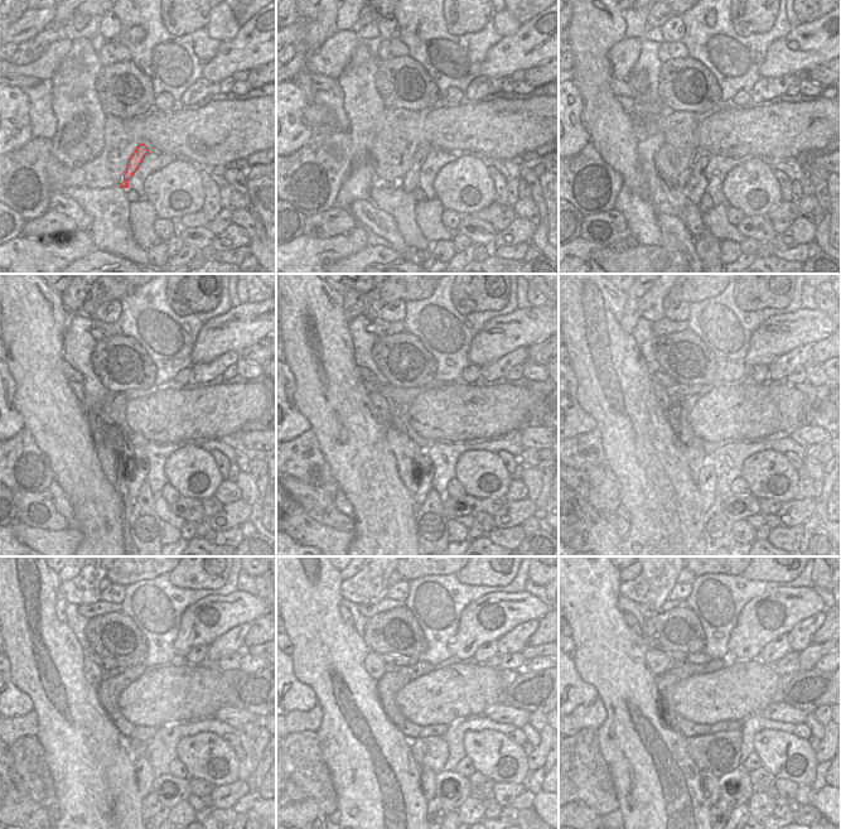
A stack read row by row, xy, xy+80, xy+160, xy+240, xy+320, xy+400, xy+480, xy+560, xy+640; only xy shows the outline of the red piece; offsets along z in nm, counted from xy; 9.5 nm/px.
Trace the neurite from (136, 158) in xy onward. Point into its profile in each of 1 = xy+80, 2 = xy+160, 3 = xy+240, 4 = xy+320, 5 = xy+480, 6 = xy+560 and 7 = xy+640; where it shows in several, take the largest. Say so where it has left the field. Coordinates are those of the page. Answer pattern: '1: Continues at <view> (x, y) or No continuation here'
1: Continues at xy+80 (409, 183)
2: Continues at xy+160 (694, 189)
3: Continues at xy+240 (138, 476)
4: Continues at xy+320 (424, 476)
5: Continues at xy+480 (144, 775)
6: Continues at xy+560 (426, 776)
7: Continues at xy+640 (709, 782)

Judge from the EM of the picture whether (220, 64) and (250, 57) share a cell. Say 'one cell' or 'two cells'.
one cell

